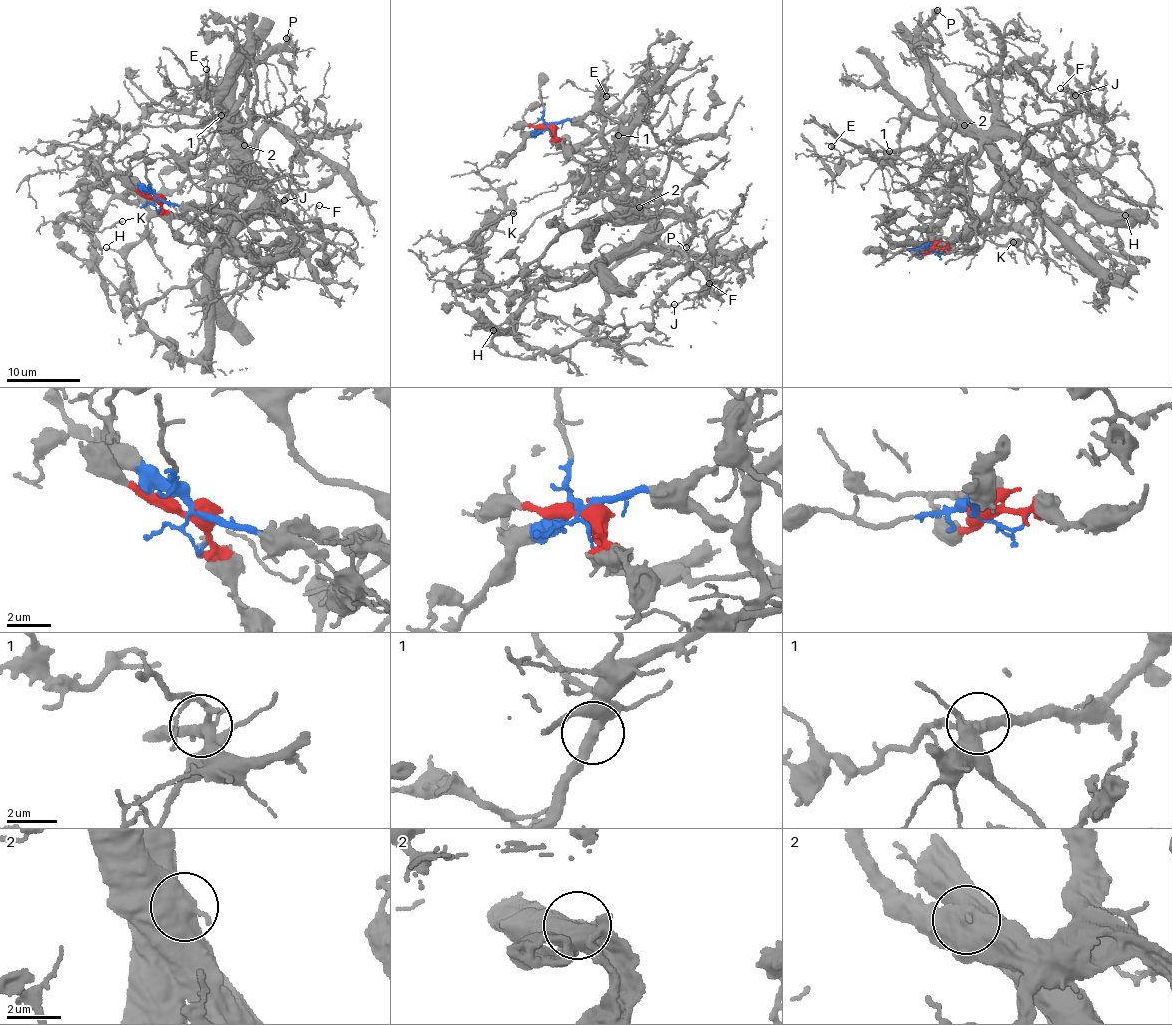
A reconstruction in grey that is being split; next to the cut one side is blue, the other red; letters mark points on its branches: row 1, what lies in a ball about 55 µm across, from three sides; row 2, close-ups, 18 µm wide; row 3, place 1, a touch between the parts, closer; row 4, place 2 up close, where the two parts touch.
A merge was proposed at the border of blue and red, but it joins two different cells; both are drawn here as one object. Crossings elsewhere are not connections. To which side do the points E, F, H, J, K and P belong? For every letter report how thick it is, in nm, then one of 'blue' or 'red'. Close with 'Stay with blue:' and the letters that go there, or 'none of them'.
E: 120 nm | blue
F: 150 nm | blue
H: 120 nm | blue
J: 190 nm | blue
K: 170 nm | blue
P: 550 nm | blue
Stay with blue: E, F, H, J, K, P

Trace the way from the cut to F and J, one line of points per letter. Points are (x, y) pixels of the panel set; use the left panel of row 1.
F: (156, 198), (203, 209), (215, 205), (217, 181), (254, 180), (267, 203), (319, 237), (318, 204)
J: (156, 198), (207, 208), (217, 181), (250, 186), (251, 149), (277, 126), (337, 169), (265, 200), (284, 201)

